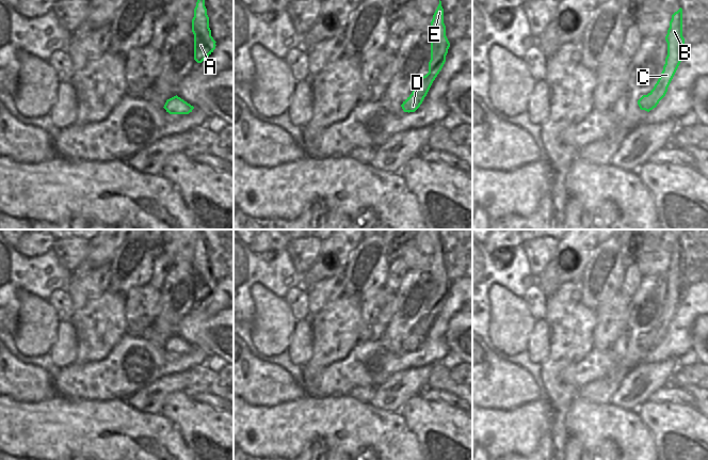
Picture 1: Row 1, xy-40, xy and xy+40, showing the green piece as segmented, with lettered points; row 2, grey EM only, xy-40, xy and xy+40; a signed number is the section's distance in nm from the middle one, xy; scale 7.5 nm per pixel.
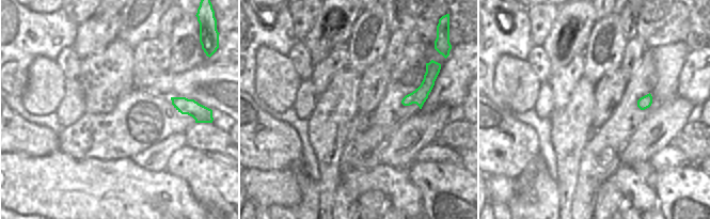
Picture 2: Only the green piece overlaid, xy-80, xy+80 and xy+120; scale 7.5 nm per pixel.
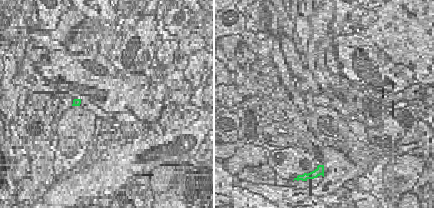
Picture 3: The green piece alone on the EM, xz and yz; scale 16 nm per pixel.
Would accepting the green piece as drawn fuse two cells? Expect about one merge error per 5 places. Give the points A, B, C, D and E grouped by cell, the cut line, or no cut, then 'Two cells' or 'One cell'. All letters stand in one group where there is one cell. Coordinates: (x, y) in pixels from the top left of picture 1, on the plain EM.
Groups: A B C E / D. Split along xy (414, 329), (423, 337). Two cells

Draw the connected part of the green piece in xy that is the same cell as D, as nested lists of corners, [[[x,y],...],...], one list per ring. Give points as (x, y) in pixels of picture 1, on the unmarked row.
[[[413,330],[412,333],[403,340],[401,346],[404,351],[415,351],[422,340],[422,335],[417,330]]]

